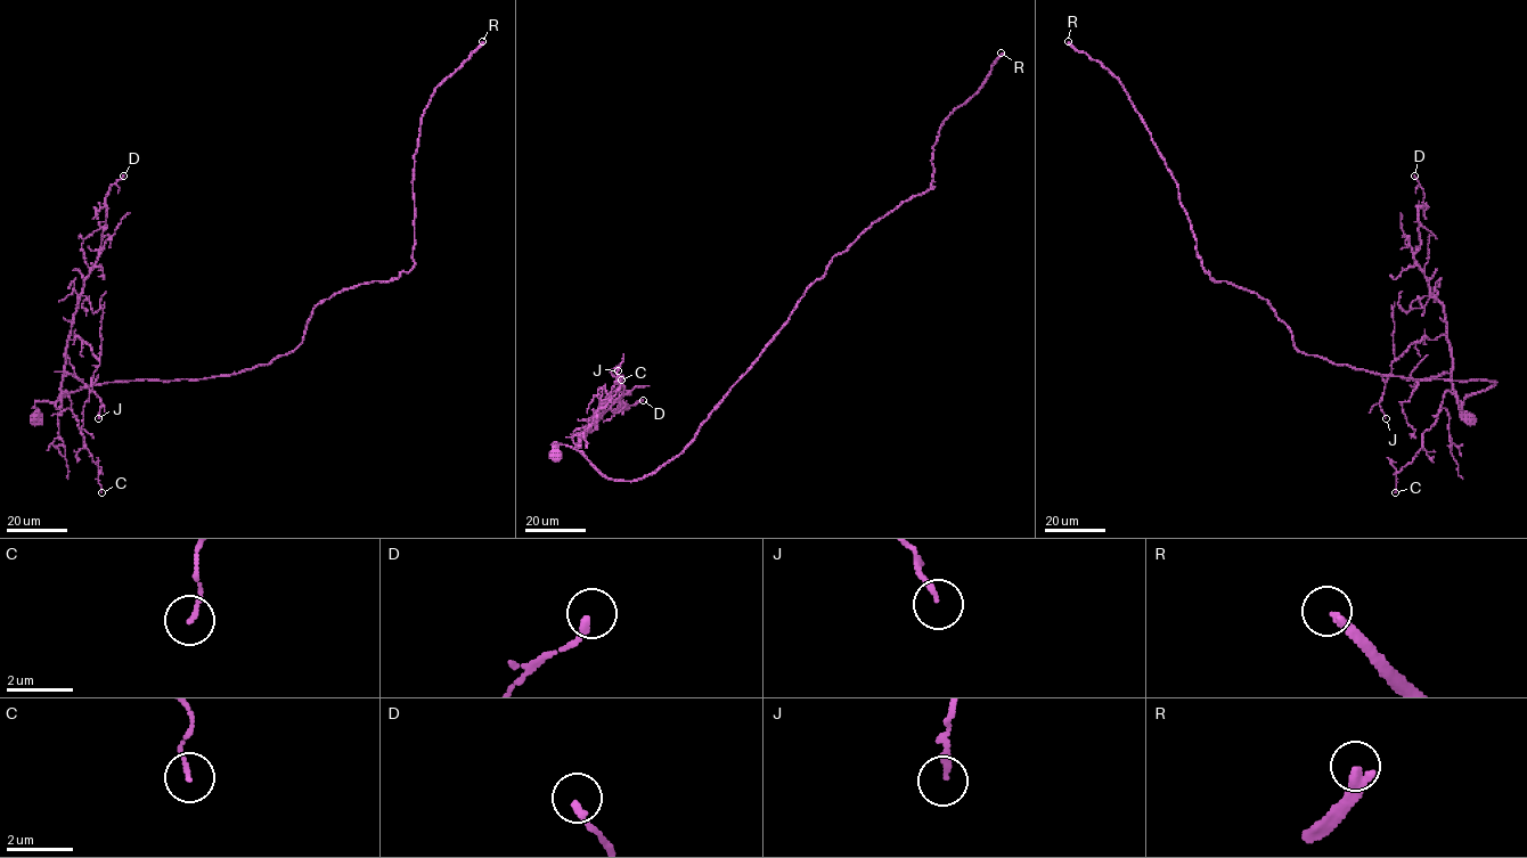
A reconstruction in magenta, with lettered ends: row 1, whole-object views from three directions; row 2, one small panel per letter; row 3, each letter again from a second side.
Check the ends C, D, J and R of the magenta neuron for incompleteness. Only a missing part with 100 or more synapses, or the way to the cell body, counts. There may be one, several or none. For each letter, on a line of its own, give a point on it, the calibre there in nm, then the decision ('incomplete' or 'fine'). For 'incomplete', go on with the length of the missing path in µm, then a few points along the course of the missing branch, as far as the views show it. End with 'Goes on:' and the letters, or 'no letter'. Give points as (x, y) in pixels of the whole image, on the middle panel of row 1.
C: (621, 380) | 120 nm | fine
D: (643, 400) | 200 nm | fine
J: (618, 370) | 180 nm | fine
R: (1001, 52) | 320 nm | incomplete | 35 µm | (1001, 52), (1018, 10), (1019, 5), (1012, 1)
Goes on: R

